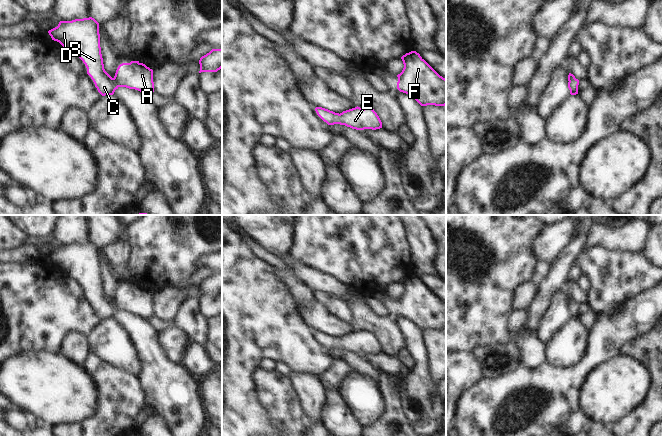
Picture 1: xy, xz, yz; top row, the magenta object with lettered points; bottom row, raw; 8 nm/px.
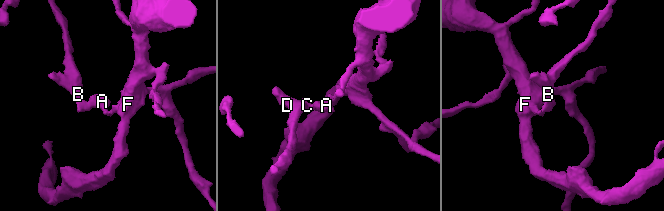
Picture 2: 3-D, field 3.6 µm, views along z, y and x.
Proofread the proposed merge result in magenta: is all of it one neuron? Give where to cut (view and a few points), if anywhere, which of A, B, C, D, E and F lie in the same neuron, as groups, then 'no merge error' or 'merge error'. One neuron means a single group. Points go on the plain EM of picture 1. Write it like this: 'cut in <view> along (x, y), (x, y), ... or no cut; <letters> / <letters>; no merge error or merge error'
no cut; A B C D E F; no merge error

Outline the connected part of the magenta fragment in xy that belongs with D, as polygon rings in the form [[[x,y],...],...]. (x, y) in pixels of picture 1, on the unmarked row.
[[[94,242],[60,245],[48,257],[52,264],[59,266],[83,285],[87,298],[102,320],[113,319],[119,311],[135,313],[147,320],[154,316],[153,294],[139,285],[120,288],[113,302],[105,295],[99,247]]]

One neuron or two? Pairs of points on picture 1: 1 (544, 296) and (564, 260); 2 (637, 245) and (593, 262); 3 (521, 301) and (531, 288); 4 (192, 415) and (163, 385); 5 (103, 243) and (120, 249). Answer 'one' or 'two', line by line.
1: one
2: two
3: one
4: one
5: two

